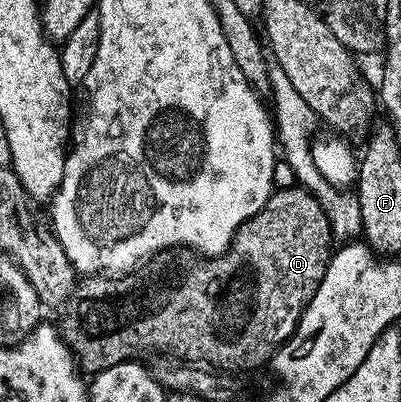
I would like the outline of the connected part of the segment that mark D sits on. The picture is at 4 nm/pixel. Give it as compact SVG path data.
M299 185L275 189L270 195L268 204L256 216L249 218L234 234L230 246L222 254L217 256L199 256L189 249L182 248L177 252L166 252L153 263L151 270L146 270L143 274L139 272L130 272L125 276L86 276L81 279L74 287L74 293L71 294L69 302L65 303L61 311L62 322L60 321L60 333L62 339L66 341L66 347L72 351L75 359L87 375L98 374L104 368L112 368L112 364L129 362L137 359L138 354L145 356L169 356L171 358L180 358L184 362L191 364L205 364L218 372L234 372L230 370L254 370L257 366L262 366L273 359L283 342L290 339L290 334L296 328L300 320L302 311L312 300L320 280L324 280L326 265L330 263L332 253L332 235L330 231L330 222L328 216L316 200L316 196Z

